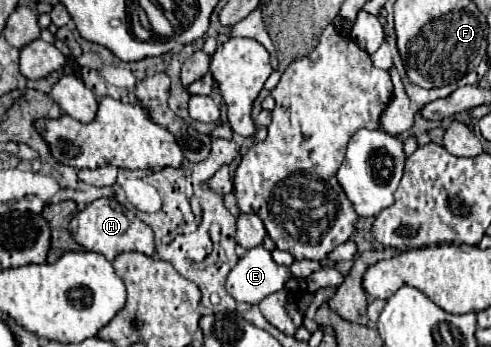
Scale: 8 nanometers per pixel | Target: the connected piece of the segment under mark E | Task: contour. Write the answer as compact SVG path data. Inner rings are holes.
M262 245L246 251L244 257L226 275L226 291L240 303L260 303L270 293L284 289L290 279L290 271L284 265L274 263L270 251Z

